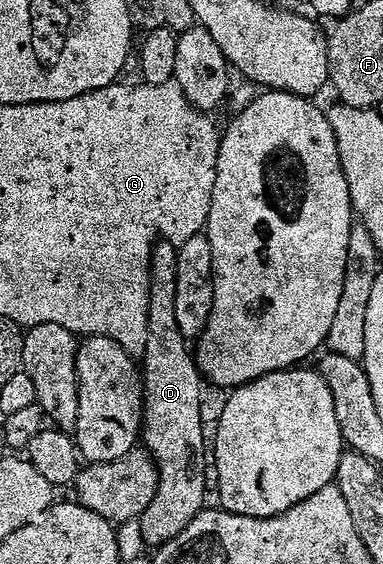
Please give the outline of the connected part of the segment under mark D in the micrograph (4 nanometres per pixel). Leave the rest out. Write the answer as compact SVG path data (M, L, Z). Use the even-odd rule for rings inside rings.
M170 244L156 245L151 260L151 299L149 300L149 340L145 344L145 352L141 359L141 373L143 375L143 428L141 431L141 442L152 459L157 460L157 469L159 472L159 487L155 490L153 502L149 504L149 508L145 508L143 517L138 519L141 524L141 532L145 538L145 544L148 548L158 548L169 544L177 536L181 536L181 532L185 532L185 528L190 522L202 514L207 502L207 478L203 475L203 466L199 463L199 453L203 450L203 386L201 375L197 367L197 363L193 357L192 351L187 351L189 346L188 339L181 336L181 332L177 328L177 308L175 301L177 300L177 250Z

